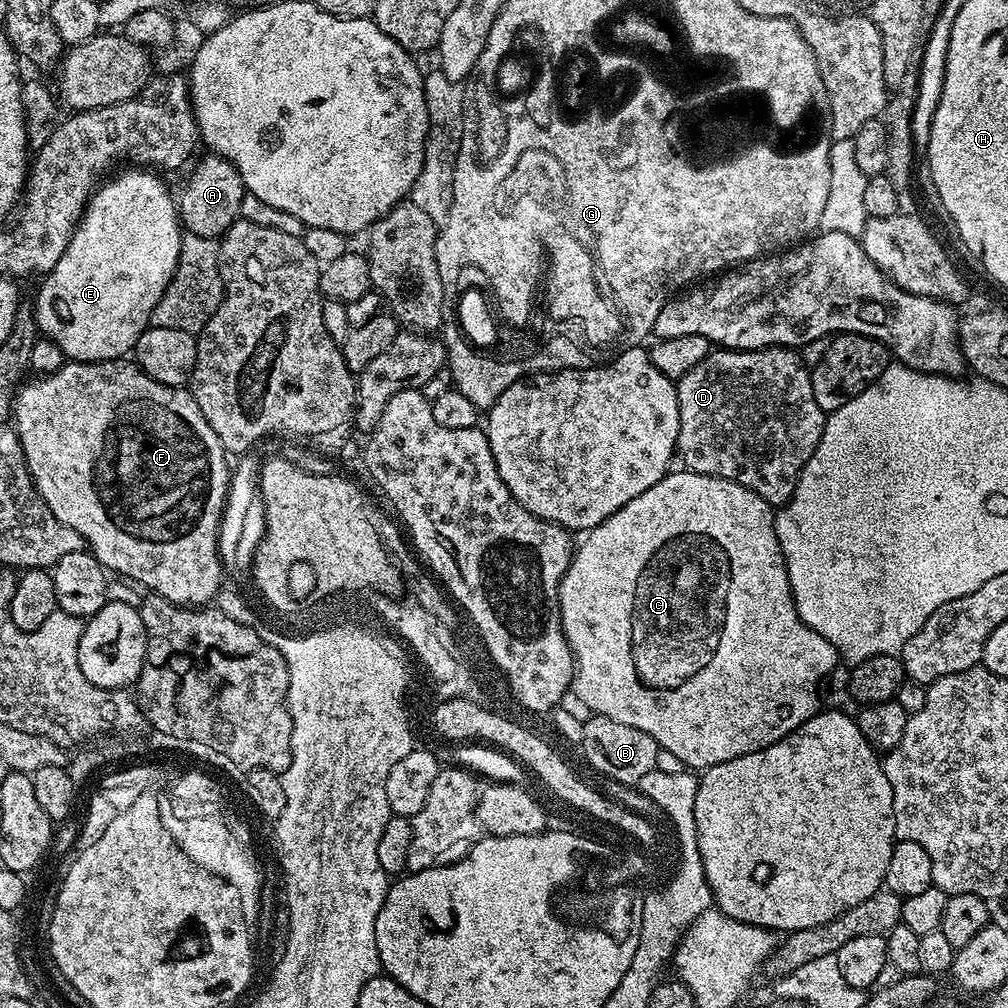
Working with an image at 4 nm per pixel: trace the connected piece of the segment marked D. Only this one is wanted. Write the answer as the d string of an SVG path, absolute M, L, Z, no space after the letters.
M760 348L756 352L742 352L739 350L712 350L709 351L706 358L702 358L702 362L698 362L698 366L694 366L694 370L690 370L690 374L686 374L680 380L675 381L676 393L678 394L678 410L680 411L680 429L678 430L678 438L676 439L676 447L678 449L679 459L684 459L683 467L689 472L697 472L703 476L717 476L723 480L734 482L738 486L746 486L746 490L750 490L754 494L758 494L768 504L773 506L783 506L788 503L788 500L794 494L796 483L800 477L801 470L806 466L808 459L814 454L814 450L818 446L818 442L822 438L822 430L824 429L824 422L826 414L818 406L818 402L814 402L814 386L812 385L812 374L810 368L804 364L800 357L799 351L791 348Z

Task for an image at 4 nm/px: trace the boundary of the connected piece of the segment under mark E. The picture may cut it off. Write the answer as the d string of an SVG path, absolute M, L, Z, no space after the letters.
M132 166L127 169L129 172L115 173L116 180L109 184L101 183L92 193L92 199L88 201L88 206L84 210L84 218L81 220L76 233L70 238L70 246L66 246L66 254L58 258L58 266L43 277L40 293L34 299L34 311L36 314L36 327L47 339L52 340L58 346L62 346L62 354L72 362L99 362L101 360L119 360L127 357L133 351L138 342L138 338L147 328L150 327L152 311L154 306L162 298L168 283L172 281L172 275L176 272L178 258L180 257L180 242L182 239L182 225L177 201L174 196L168 193L168 188L159 180L157 173L152 170L141 170Z

